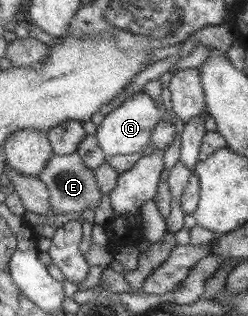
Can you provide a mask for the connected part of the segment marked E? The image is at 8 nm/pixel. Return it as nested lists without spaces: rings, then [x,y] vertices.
[[[78,152],[65,156],[53,155],[43,172],[38,176],[51,192],[51,206],[54,212],[60,214],[80,213],[85,208],[99,206],[99,200],[103,198],[97,182],[93,177],[93,169],[86,165]]]

